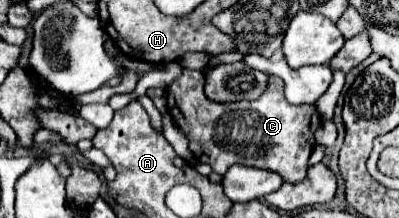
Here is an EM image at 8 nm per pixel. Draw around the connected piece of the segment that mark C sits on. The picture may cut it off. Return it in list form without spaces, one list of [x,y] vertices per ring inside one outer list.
[[[182,69],[182,73],[166,89],[170,117],[188,135],[190,147],[196,155],[200,155],[200,161],[210,163],[212,171],[218,175],[224,175],[234,163],[240,163],[278,171],[284,181],[290,183],[298,183],[306,177],[306,165],[316,145],[314,131],[318,129],[320,115],[314,105],[290,105],[282,93],[282,79],[276,75],[270,75],[268,79],[266,91],[254,101],[210,101],[202,89],[202,73],[190,69]]]

